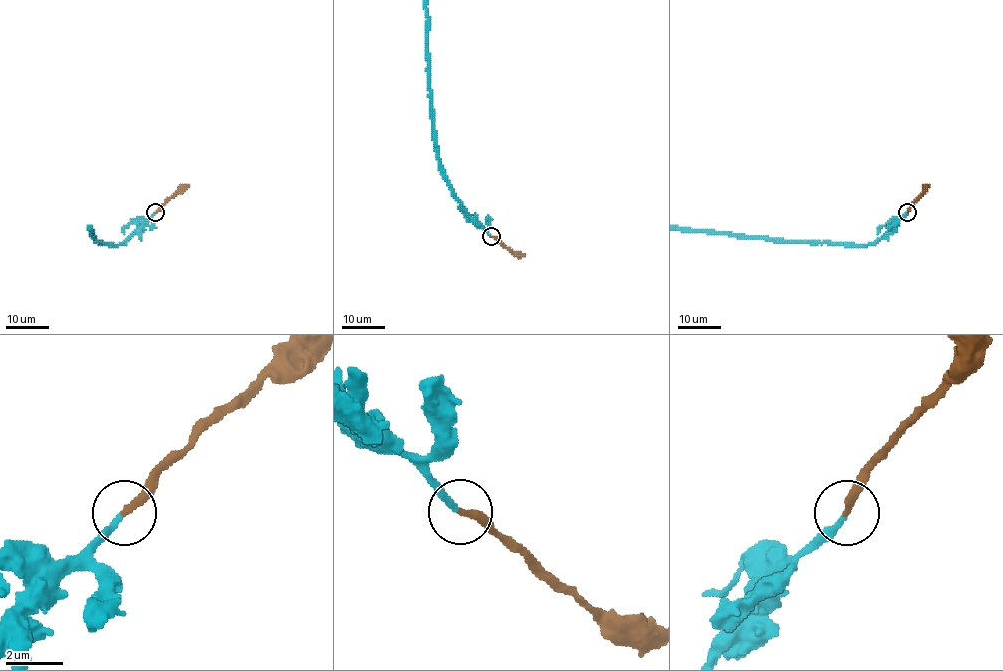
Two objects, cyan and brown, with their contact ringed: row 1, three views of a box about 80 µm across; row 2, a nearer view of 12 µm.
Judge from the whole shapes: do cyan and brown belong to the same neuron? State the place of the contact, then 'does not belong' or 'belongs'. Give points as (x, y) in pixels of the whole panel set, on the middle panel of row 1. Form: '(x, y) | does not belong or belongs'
(491, 236) | belongs

